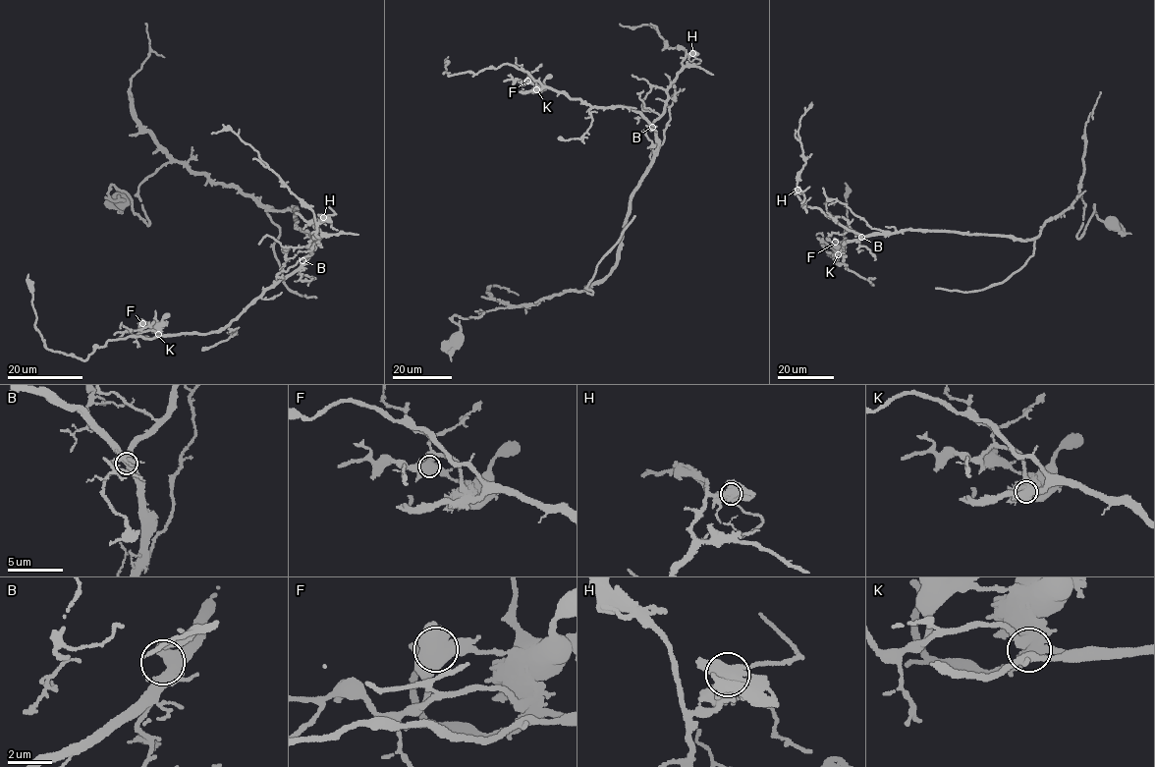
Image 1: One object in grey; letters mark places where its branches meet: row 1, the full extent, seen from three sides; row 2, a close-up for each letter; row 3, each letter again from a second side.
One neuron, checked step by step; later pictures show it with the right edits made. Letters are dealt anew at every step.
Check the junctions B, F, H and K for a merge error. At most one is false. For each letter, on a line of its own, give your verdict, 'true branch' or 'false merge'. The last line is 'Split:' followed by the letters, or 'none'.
B: true branch
F: true branch
H: true branch
K: false merge
Split: K

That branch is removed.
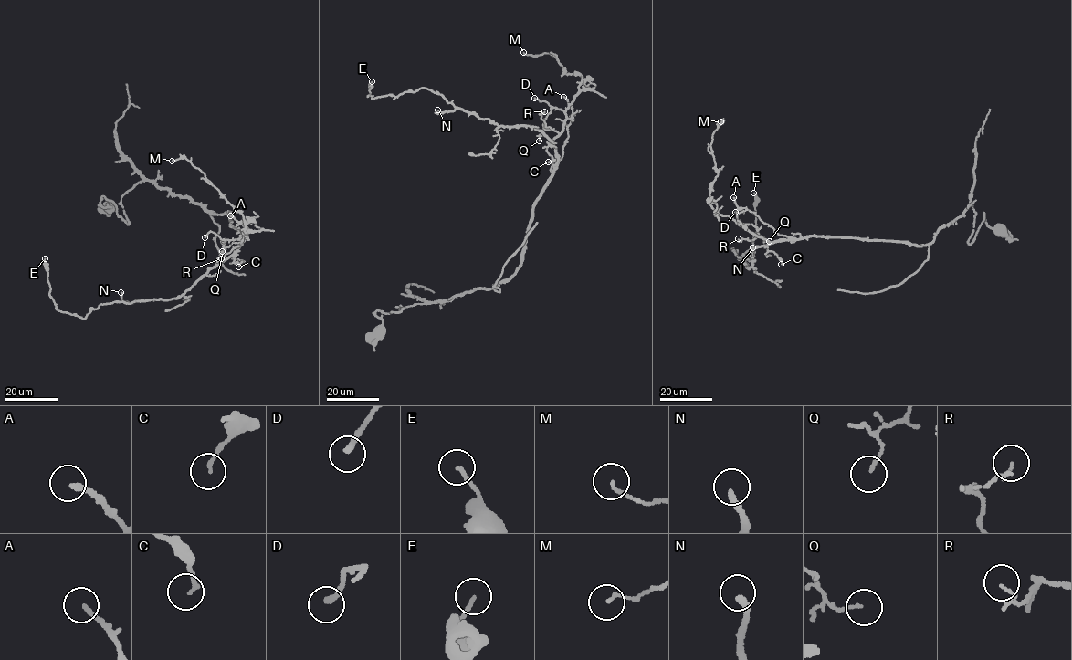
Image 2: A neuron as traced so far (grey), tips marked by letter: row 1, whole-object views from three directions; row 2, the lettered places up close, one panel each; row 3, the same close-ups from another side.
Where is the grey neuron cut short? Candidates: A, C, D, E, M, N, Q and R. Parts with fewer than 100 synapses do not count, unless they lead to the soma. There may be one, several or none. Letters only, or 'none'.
none

